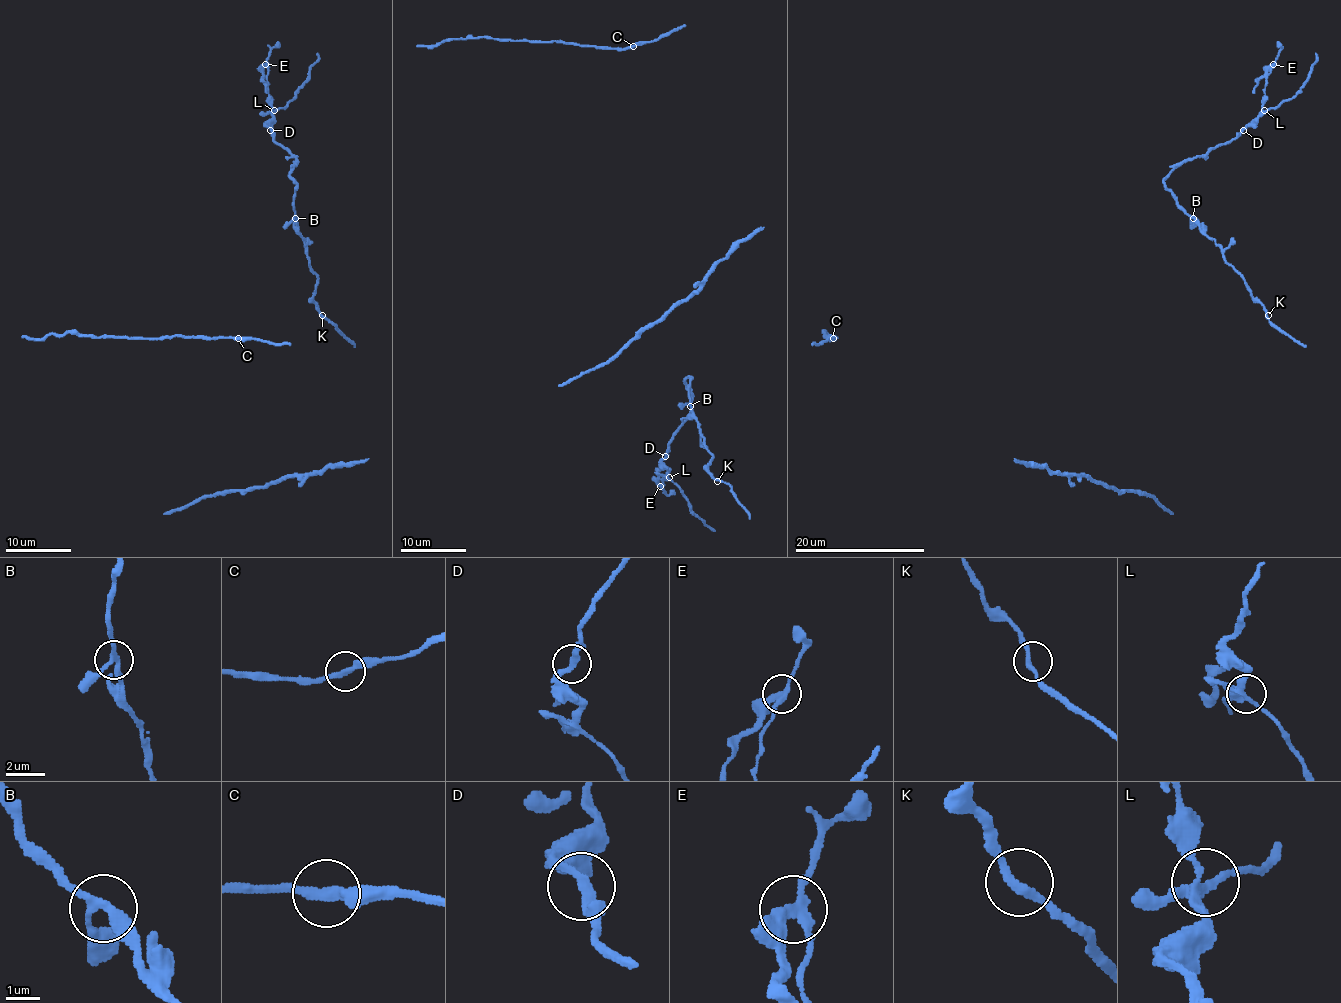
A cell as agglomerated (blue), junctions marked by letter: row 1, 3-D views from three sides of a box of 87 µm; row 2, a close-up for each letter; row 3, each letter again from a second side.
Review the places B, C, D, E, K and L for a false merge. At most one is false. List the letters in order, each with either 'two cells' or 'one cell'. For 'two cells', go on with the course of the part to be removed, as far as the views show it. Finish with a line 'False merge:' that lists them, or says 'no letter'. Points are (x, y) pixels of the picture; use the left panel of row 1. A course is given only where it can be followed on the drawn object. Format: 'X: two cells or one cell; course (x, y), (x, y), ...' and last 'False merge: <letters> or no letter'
B: one cell
C: one cell
D: one cell
E: two cells; course (265, 65), (262, 79), (267, 92)
K: one cell
L: one cell
False merge: E

